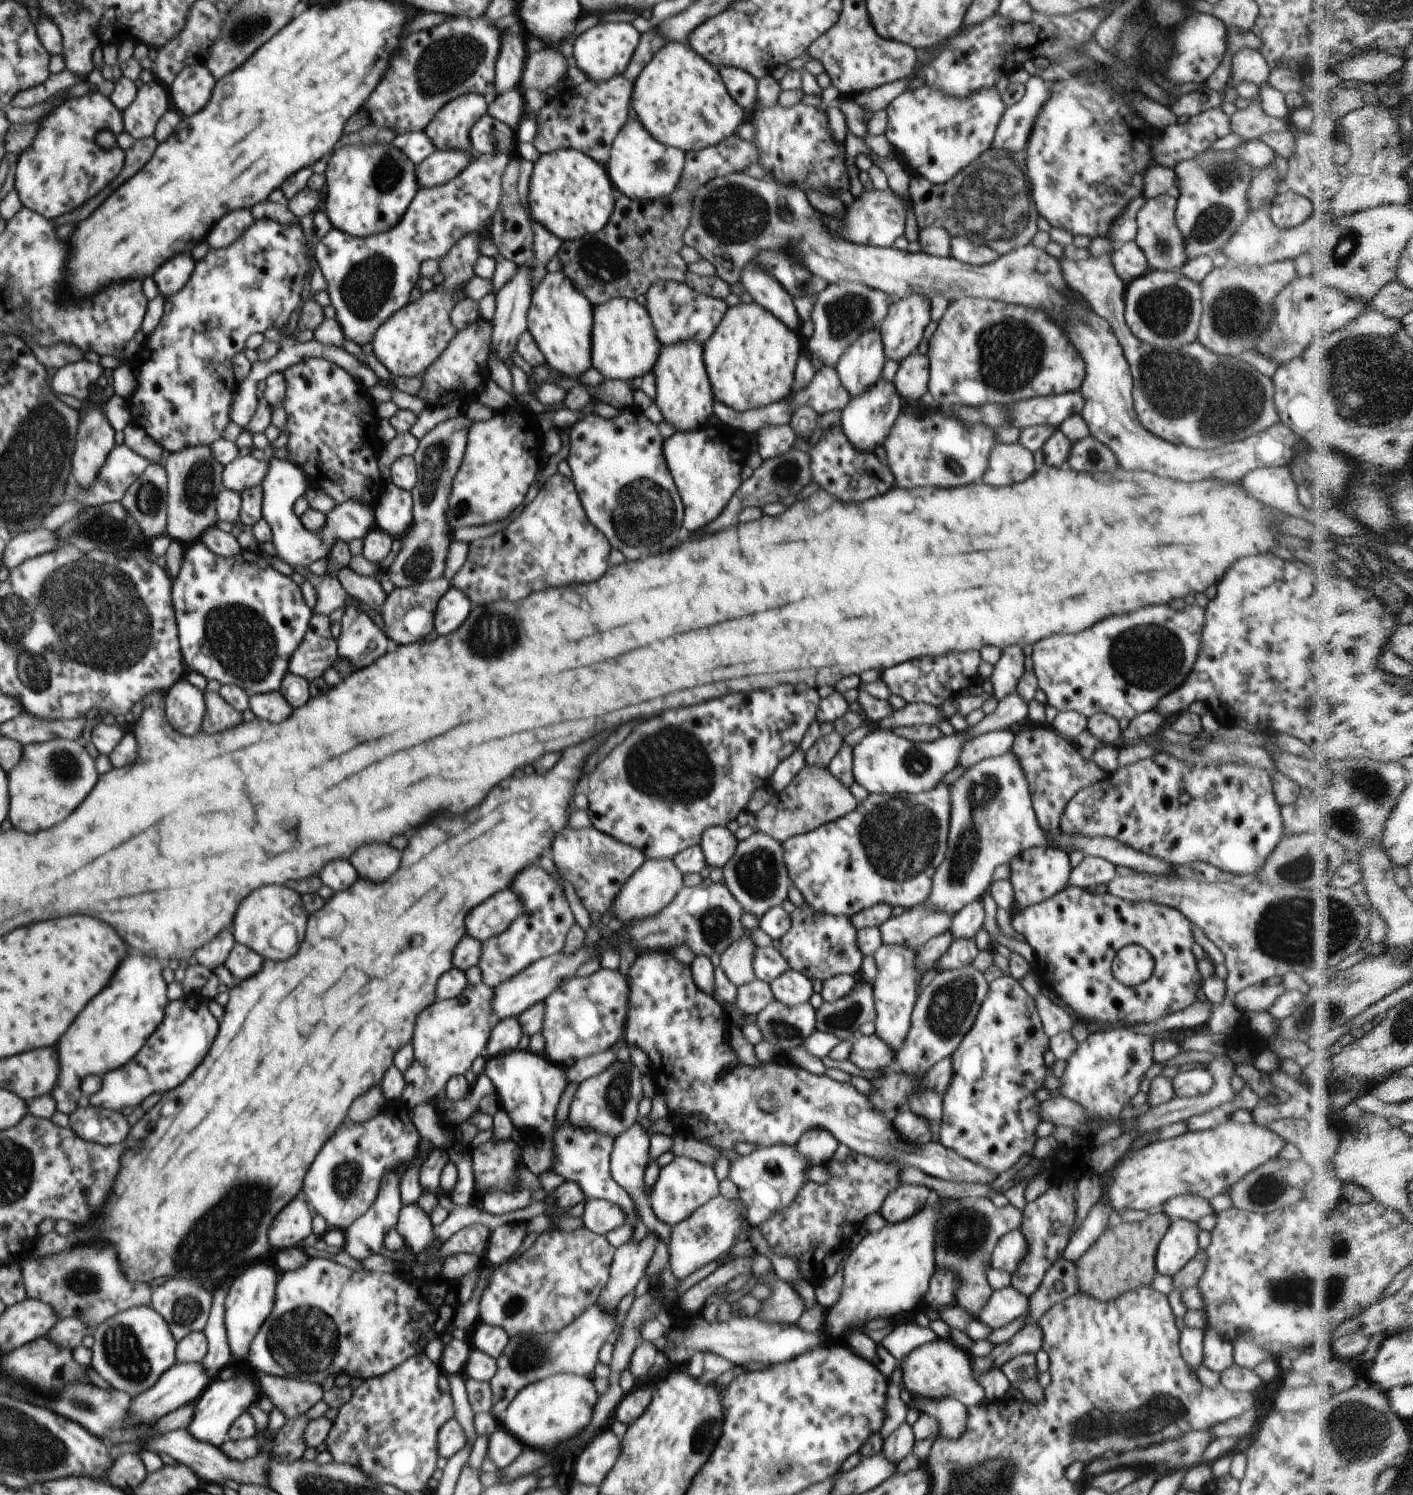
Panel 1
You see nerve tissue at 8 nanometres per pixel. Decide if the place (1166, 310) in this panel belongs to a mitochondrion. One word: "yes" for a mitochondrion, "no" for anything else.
yes

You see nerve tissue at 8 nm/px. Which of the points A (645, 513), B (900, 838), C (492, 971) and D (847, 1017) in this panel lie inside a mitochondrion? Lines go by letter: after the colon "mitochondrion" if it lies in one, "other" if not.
A: mitochondrion
B: mitochondrion
C: other
D: mitochondrion

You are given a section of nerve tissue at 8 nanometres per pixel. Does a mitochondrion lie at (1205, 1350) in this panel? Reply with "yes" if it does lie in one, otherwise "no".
no

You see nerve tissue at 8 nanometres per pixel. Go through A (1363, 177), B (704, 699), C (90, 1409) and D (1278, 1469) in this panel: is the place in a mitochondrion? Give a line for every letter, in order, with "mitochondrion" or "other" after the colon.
A: other
B: other
C: mitochondrion
D: other

